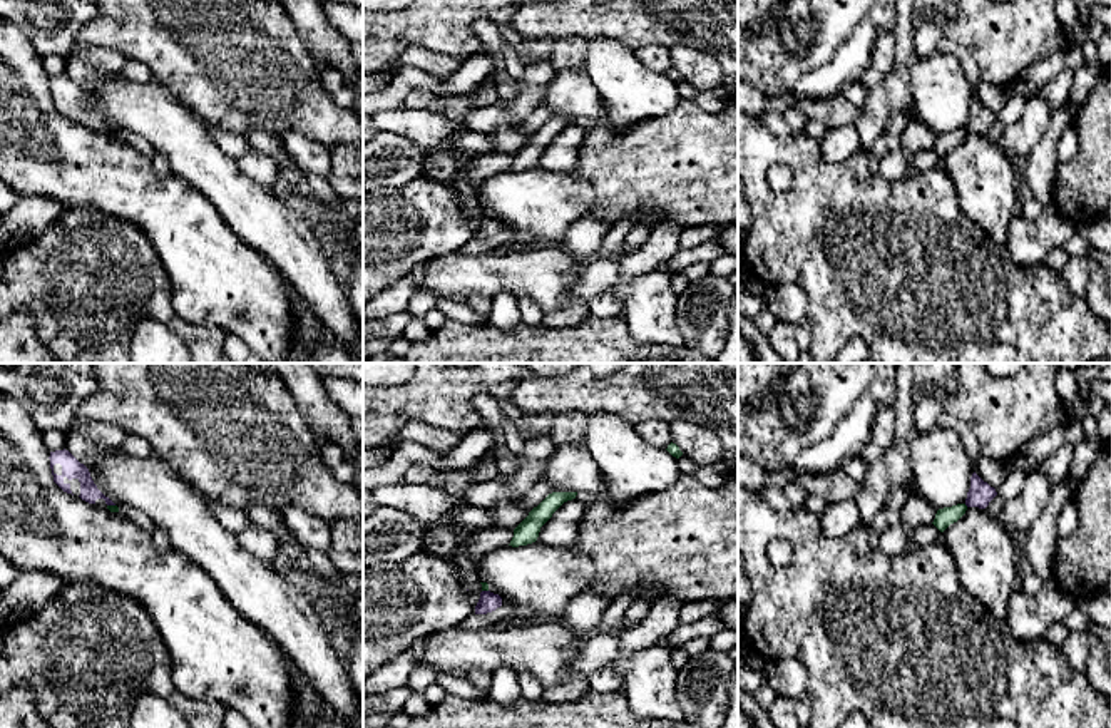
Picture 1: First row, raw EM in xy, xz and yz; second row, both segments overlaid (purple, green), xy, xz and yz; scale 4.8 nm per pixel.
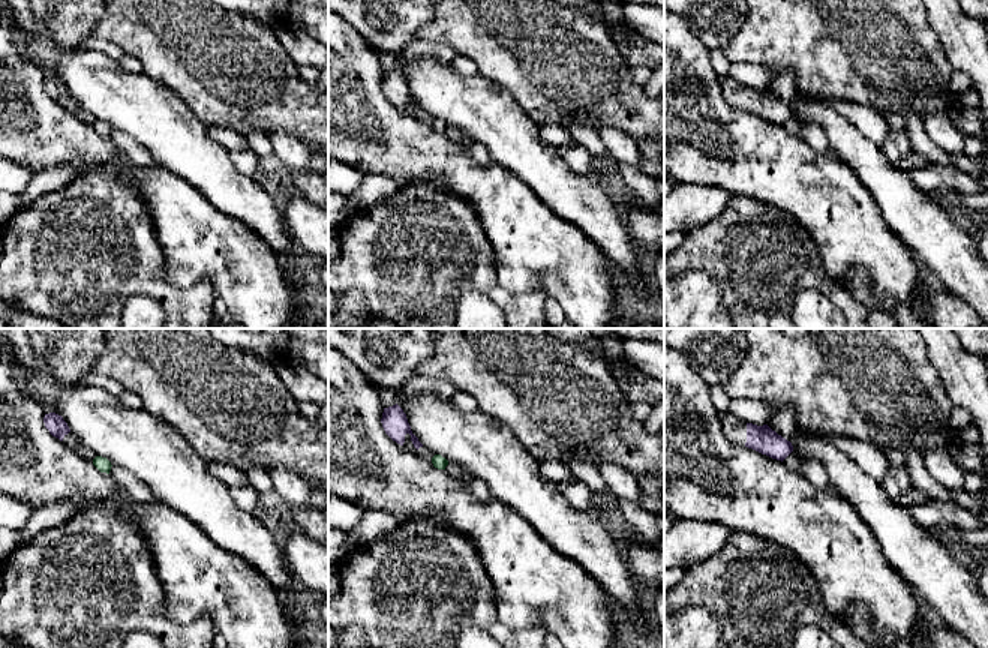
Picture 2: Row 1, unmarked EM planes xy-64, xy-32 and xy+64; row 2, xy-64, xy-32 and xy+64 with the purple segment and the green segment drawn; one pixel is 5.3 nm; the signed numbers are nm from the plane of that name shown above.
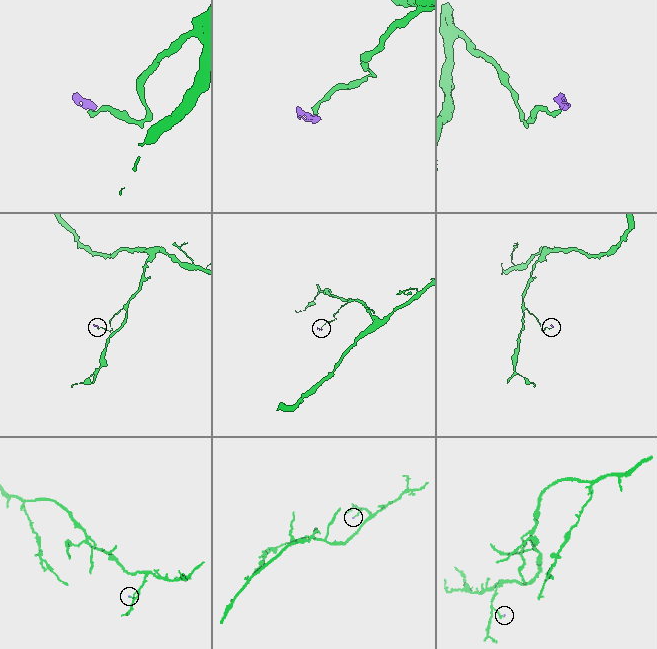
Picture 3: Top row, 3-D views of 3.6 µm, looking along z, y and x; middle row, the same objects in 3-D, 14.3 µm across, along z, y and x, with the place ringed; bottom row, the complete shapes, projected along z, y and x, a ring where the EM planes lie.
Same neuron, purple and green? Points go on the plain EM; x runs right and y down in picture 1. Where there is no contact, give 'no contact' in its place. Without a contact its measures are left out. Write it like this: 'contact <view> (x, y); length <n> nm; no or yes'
contact xy (111, 129); length 40 nm; no

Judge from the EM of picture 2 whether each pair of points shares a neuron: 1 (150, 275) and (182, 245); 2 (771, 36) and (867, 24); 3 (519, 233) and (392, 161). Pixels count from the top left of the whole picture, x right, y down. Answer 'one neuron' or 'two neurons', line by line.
1: two neurons
2: one neuron
3: one neuron

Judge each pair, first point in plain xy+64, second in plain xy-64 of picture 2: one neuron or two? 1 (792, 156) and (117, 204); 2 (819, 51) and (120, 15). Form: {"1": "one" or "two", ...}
{"1": "two", "2": "one"}

